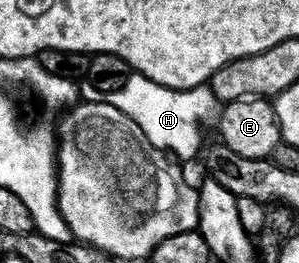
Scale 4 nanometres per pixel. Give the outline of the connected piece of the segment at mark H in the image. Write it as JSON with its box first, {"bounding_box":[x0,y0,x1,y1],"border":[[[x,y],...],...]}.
{"bounding_box":[105,75,221,161],"border":[[[138,75],[132,76],[127,83],[124,89],[109,94],[105,98],[106,104],[117,107],[122,113],[129,115],[129,119],[135,122],[140,134],[156,150],[164,149],[165,152],[172,153],[183,161],[193,160],[203,145],[203,124],[211,120],[214,122],[221,109],[221,102],[215,98],[214,91],[209,87],[166,89],[147,77]]]}

